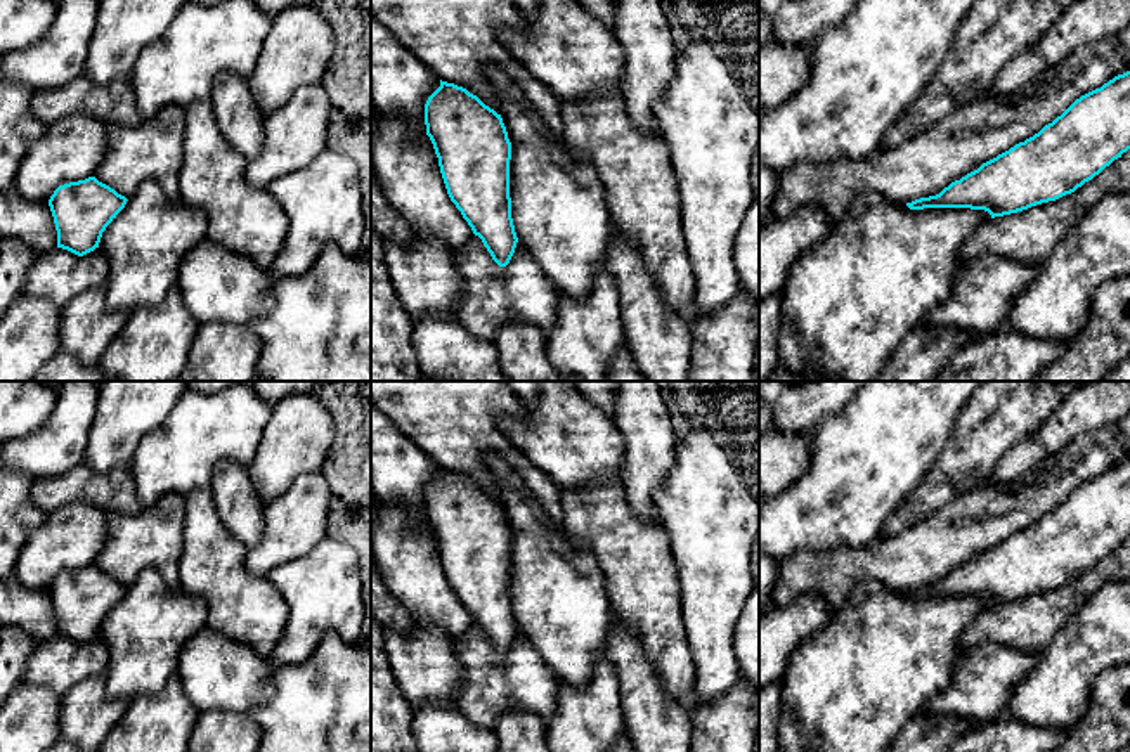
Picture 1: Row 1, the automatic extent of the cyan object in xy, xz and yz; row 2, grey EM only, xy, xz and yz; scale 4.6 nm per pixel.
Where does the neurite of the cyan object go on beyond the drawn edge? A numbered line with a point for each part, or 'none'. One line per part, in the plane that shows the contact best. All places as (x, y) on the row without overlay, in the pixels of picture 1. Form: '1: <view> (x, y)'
none

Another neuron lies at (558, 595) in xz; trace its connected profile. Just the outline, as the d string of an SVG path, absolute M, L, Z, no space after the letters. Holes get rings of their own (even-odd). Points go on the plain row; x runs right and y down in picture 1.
M499 483L499 499L511 530L510 586L518 631L558 683L584 690L614 619L603 572L523 483Z

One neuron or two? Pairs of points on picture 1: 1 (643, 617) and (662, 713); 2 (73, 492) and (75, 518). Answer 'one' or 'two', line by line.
1: two
2: two

